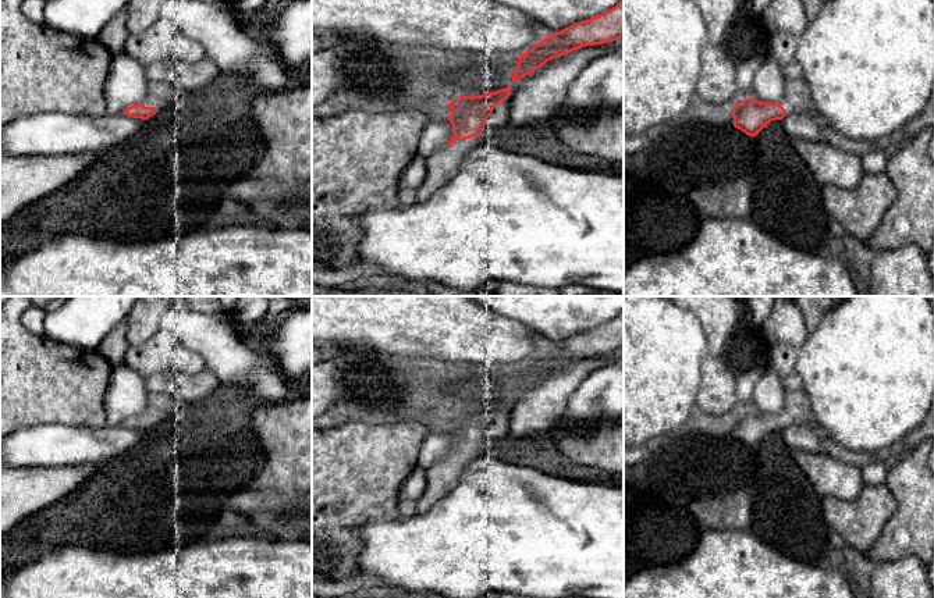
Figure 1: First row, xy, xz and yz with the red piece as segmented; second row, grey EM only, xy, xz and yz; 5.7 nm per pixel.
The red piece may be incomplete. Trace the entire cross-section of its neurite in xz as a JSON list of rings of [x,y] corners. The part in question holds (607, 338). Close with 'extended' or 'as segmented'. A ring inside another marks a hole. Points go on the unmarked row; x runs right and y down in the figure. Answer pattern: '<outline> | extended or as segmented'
[[[624,310],[611,321],[590,331],[580,332],[550,345],[530,362],[521,366],[514,395],[530,387],[547,373],[568,366],[573,362],[608,355],[624,348]]] | as segmented

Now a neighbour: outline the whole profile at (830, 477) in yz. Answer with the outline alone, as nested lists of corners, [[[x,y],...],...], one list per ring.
[[[798,451],[795,460],[821,498],[853,501],[864,485],[862,469],[834,459],[823,451]]]

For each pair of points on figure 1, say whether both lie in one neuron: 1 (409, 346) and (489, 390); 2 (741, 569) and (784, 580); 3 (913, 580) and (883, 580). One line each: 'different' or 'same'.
1: different
2: same
3: same

